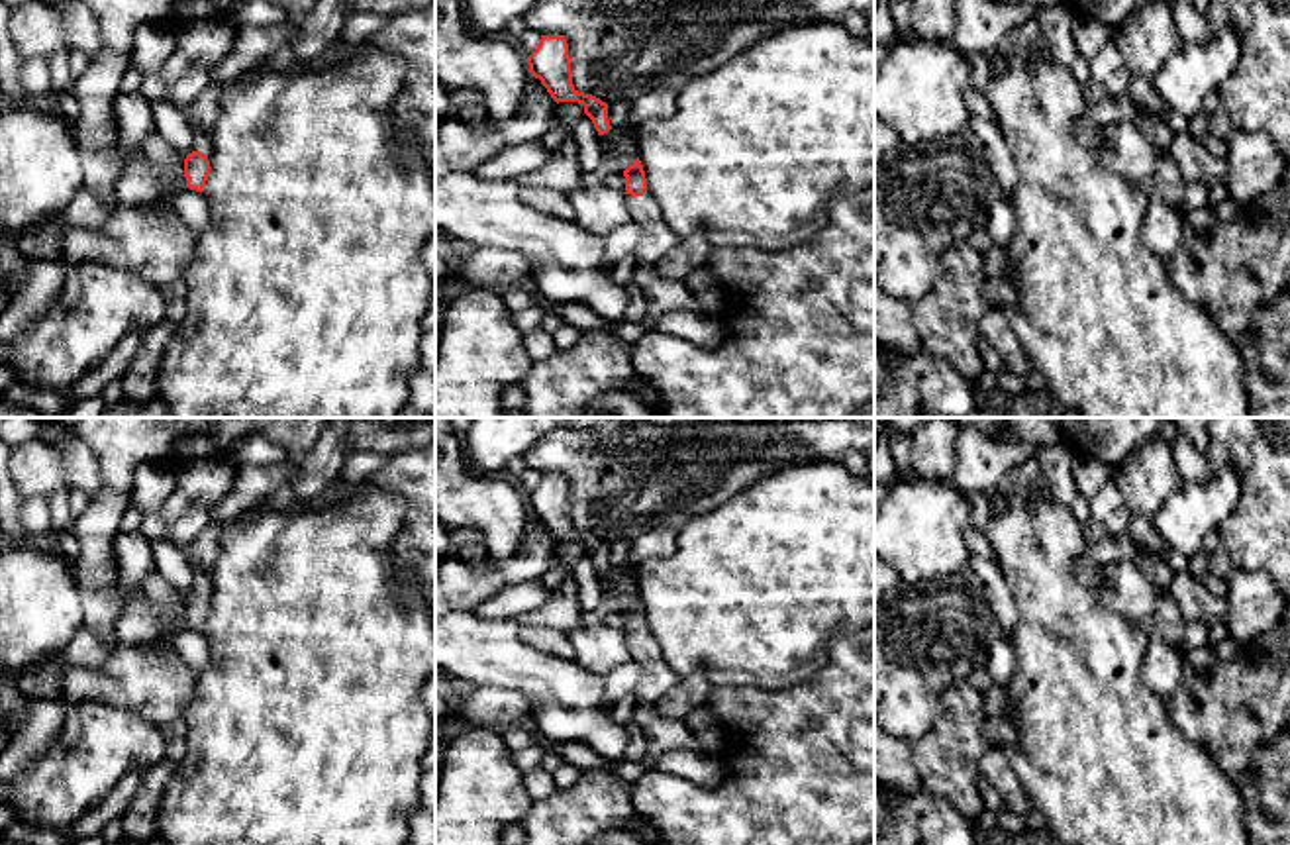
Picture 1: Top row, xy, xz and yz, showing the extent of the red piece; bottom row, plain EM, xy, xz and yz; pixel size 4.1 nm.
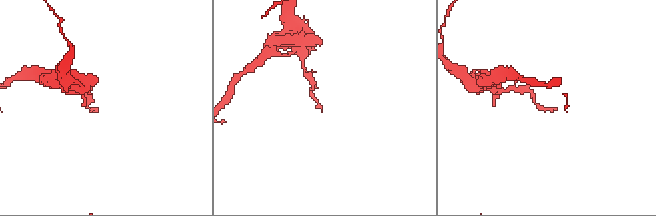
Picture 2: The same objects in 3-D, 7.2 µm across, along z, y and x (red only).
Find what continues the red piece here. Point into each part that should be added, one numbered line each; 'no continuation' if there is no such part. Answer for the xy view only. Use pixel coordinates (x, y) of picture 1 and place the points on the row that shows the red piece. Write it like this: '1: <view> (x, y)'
1: xy (202, 140)

